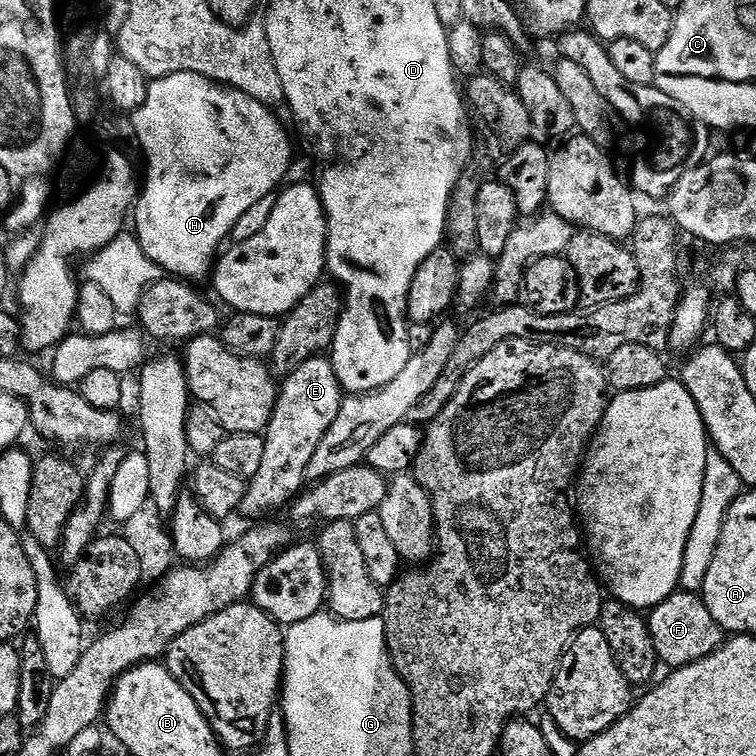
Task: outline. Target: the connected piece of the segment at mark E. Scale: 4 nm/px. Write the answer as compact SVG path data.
M321 354L302 362L298 370L287 373L278 388L274 414L270 418L264 437L262 462L258 465L258 474L247 481L246 498L242 498L239 515L268 518L271 512L279 508L287 509L292 501L305 491L306 466L318 450L318 442L326 438L326 430L334 426L338 410L344 405L346 396L338 382L331 359Z

